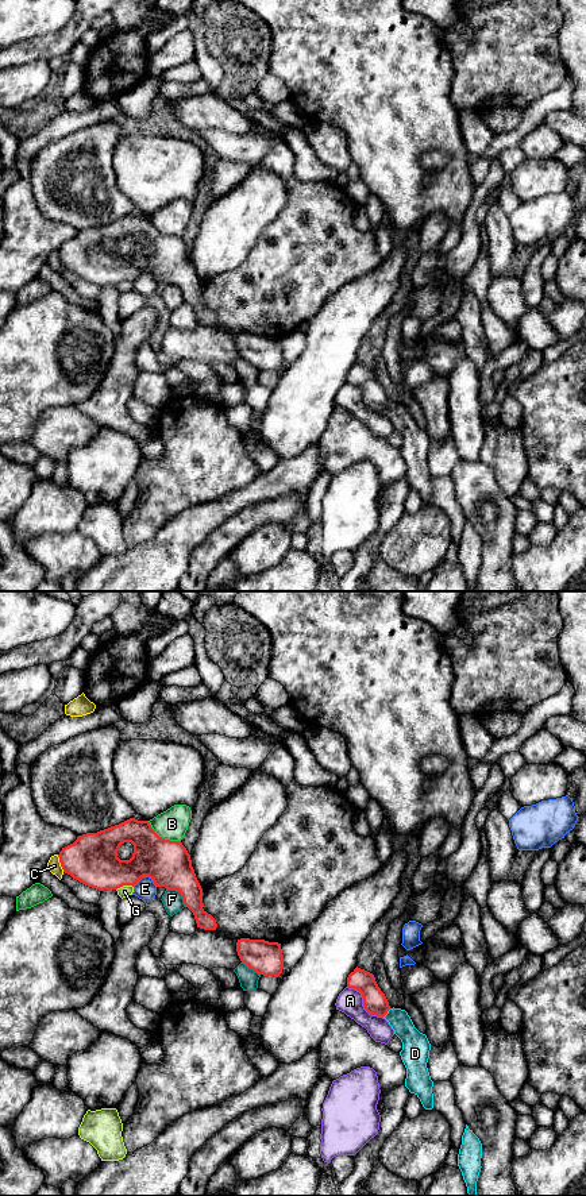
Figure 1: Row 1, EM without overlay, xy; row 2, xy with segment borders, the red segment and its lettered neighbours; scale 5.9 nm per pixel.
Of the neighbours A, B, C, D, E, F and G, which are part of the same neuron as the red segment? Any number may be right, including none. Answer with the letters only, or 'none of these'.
D

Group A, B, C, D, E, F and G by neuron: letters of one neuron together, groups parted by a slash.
A / B / C / D / E / F / G

